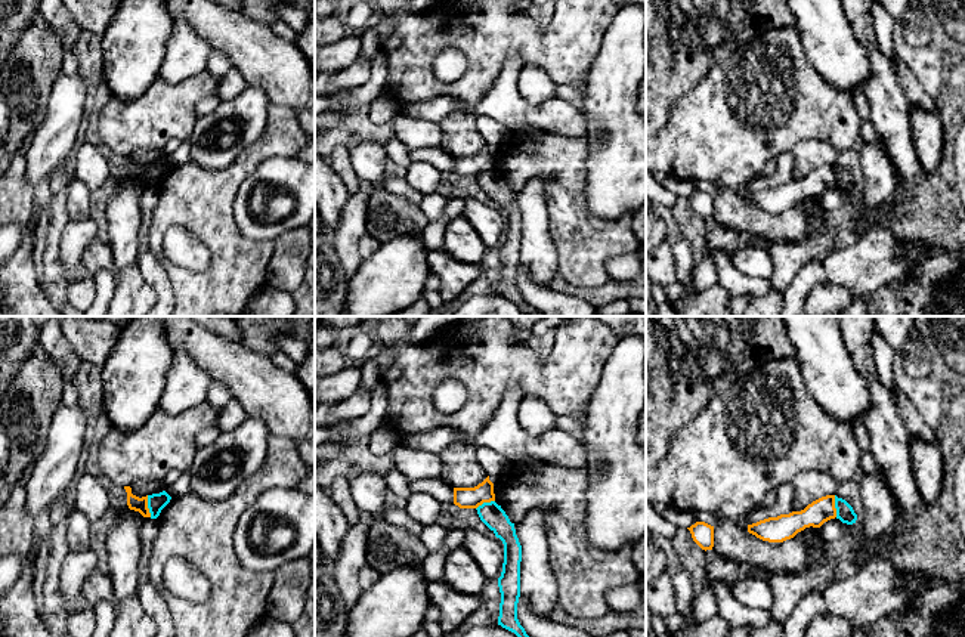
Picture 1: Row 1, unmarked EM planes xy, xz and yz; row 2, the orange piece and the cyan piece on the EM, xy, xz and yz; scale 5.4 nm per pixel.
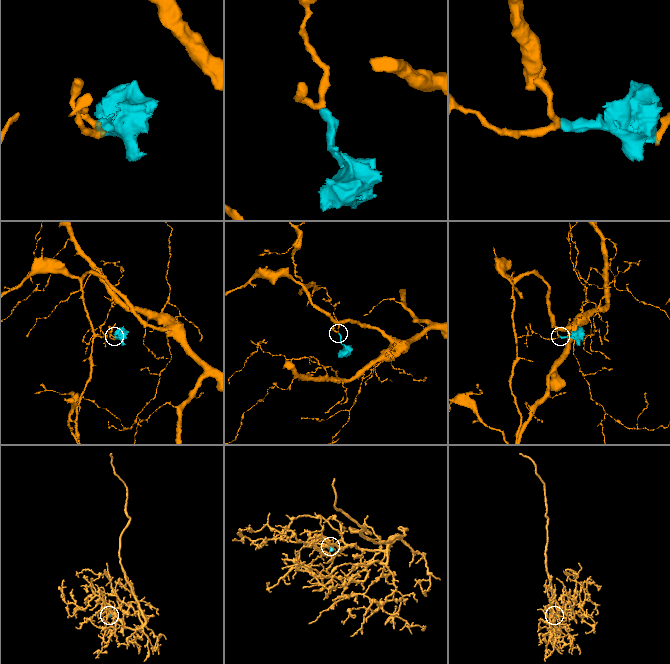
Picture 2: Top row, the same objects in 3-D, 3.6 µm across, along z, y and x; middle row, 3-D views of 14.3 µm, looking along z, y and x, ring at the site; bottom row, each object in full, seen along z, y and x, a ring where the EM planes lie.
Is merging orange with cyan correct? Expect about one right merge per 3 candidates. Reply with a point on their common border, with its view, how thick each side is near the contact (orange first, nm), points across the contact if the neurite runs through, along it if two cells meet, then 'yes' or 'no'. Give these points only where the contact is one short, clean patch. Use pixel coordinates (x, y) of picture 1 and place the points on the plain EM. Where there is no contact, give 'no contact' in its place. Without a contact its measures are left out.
meets orange in xy at (147, 175); 80 nm thick on the orange side, 100 nm on the other; border along xy (147, 164), (147, 176), (151, 185); no

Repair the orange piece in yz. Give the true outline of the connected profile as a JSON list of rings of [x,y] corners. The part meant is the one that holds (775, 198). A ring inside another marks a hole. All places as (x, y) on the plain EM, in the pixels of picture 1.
[[[835,164],[822,166],[801,180],[768,186],[748,194],[748,201],[768,211],[783,211],[805,197],[820,197],[836,186]]]

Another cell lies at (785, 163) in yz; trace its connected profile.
[[[783,152],[776,157],[776,173],[768,179],[749,182],[745,191],[752,194],[768,186],[777,186],[780,183],[789,183],[794,179],[795,158],[792,152]]]

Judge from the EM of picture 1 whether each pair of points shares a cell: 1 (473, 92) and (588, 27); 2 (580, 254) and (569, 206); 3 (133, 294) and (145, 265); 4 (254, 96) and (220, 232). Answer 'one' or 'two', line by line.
1: one
2: one
3: two
4: two

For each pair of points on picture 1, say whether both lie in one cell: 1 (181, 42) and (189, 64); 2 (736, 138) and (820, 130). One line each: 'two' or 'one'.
1: one
2: one

